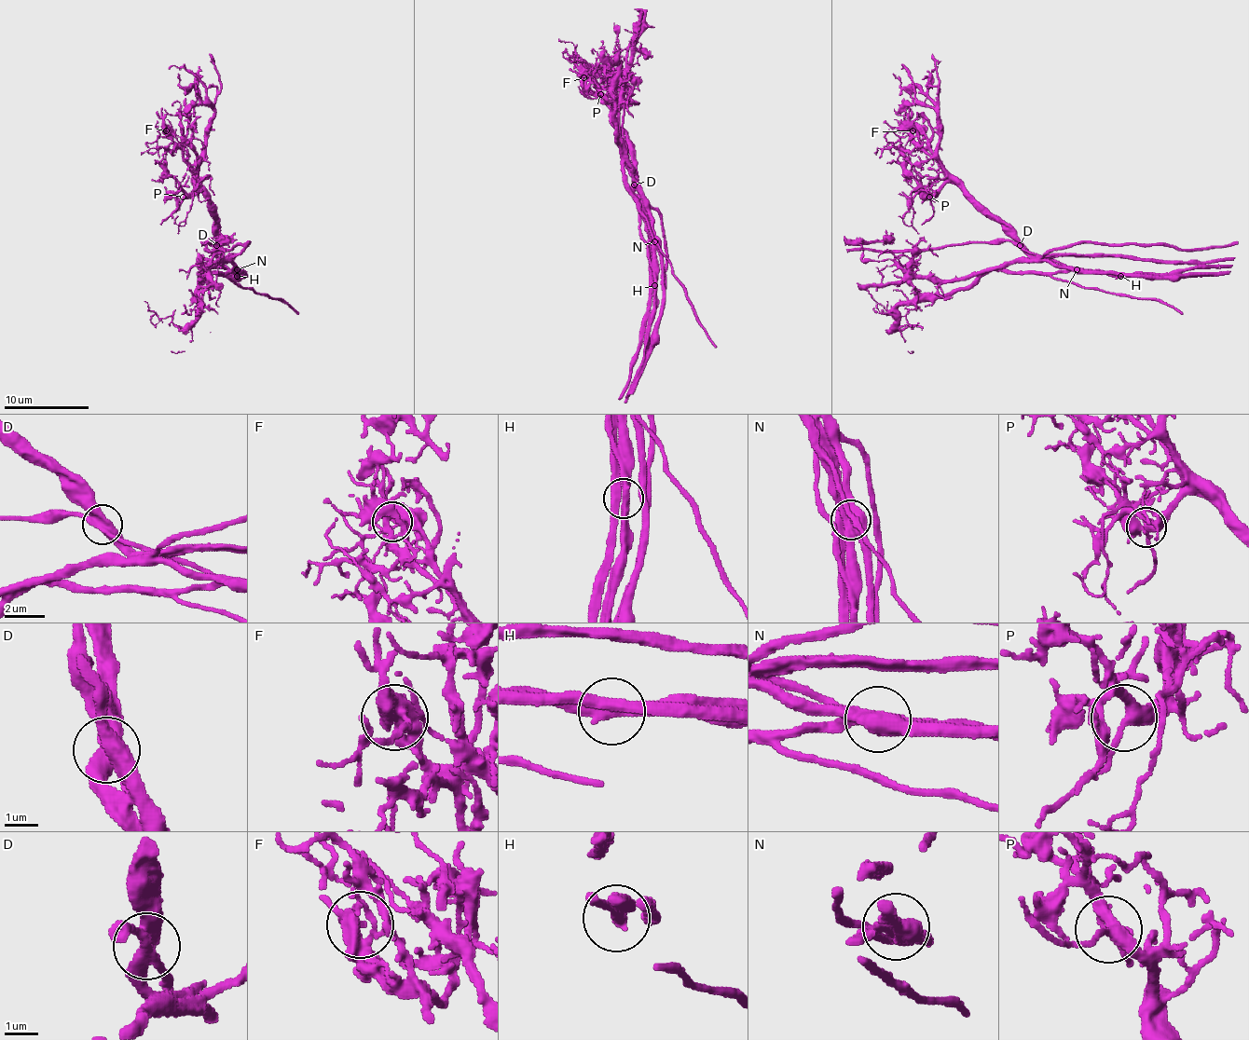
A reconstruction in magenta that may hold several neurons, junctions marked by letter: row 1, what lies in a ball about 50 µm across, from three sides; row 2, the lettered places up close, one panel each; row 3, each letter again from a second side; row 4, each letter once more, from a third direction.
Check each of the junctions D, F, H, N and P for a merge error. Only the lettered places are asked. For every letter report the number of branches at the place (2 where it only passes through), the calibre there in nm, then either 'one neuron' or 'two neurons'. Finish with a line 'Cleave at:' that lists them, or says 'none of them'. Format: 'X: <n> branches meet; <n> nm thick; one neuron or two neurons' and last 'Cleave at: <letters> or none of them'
D: 4 branches meet; 440 nm thick; two neurons
F: 3 branches meet; 420 nm thick; one neuron
H: 2 branches meet; 420 nm thick; two neurons
N: 3 branches meet; 500 nm thick; two neurons
P: 3 branches meet; 300 nm thick; one neuron
Cleave at: D, H, N

